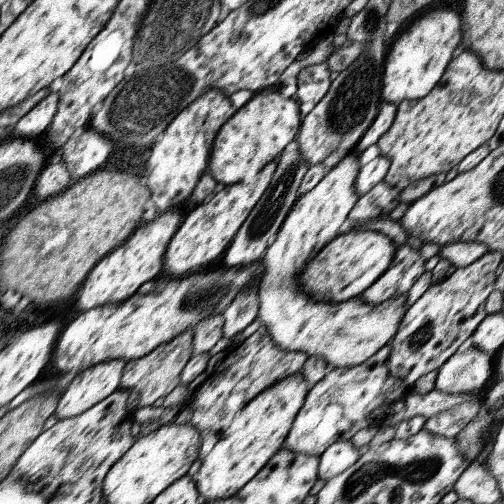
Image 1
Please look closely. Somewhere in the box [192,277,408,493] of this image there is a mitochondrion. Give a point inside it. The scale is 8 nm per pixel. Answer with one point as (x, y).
(286, 296)

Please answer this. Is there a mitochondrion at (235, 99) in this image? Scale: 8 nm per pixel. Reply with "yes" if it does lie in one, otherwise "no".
no

